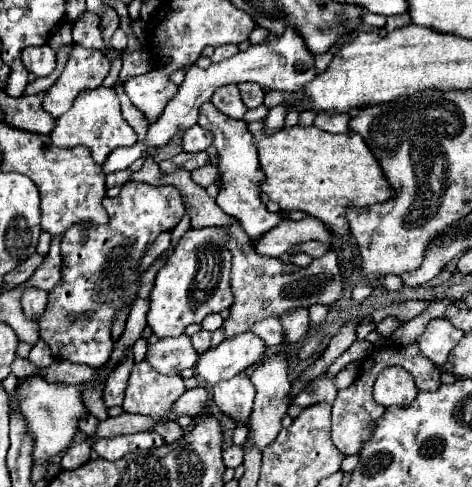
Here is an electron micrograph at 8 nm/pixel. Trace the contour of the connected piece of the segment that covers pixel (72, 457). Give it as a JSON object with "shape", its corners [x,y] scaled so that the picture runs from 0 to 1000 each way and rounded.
{"shape":[[[169,908],[169,912],[153,912],[153,920],[144,920],[131,936],[127,957],[131,961],[165,961],[178,949],[186,949],[191,940],[191,912],[186,908]]]}

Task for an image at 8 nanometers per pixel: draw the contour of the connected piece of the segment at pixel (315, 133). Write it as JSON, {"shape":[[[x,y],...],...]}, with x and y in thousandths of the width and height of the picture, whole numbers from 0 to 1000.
{"shape":[[[555,248],[528,253],[525,267],[542,287],[551,345],[564,361],[551,390],[564,394],[572,411],[589,415],[597,431],[640,431],[665,448],[678,448],[716,489],[742,476],[729,444],[737,423],[780,427],[835,402],[835,390],[801,329],[788,320],[763,275],[699,275],[678,271],[669,259],[623,259],[614,267],[597,263],[593,271],[564,279]]]}

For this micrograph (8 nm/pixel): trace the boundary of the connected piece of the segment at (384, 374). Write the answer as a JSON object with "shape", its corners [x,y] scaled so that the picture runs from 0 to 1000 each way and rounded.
{"shape":[[[852,752],[814,756],[792,784],[792,821],[809,834],[869,830],[886,809],[873,768]]]}

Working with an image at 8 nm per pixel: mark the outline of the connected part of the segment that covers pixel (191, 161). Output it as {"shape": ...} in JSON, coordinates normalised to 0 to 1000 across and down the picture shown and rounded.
{"shape":[[[386,312],[360,329],[347,329],[339,333],[339,349],[343,353],[369,353],[377,345],[390,345],[390,349],[415,349],[415,345],[428,345],[441,337],[441,316],[436,312],[419,312],[419,316],[398,316],[398,312]]]}

